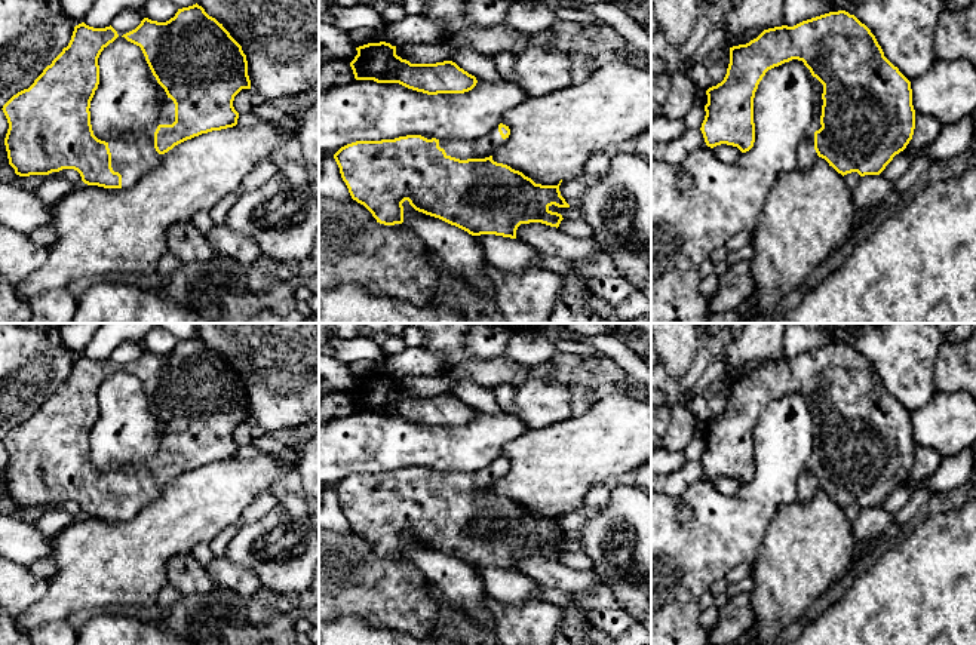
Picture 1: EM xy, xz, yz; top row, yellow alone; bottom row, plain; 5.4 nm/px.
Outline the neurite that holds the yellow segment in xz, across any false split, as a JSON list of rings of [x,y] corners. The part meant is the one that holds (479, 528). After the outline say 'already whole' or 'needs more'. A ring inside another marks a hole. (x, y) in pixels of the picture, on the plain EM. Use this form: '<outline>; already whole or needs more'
[[[500,455],[485,469],[469,473],[436,472],[421,467],[406,467],[381,473],[356,473],[341,479],[334,486],[334,491],[352,531],[363,537],[377,555],[384,558],[403,555],[402,535],[408,532],[415,543],[439,550],[472,568],[495,566],[516,571],[518,559],[530,555],[541,555],[558,560],[564,550],[561,546],[552,544],[549,540],[552,537],[558,540],[570,540],[559,523],[562,512],[558,517],[535,516],[522,504],[494,494],[492,486],[509,473],[509,467],[509,458]]]; needs more

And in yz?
[[[845,343],[829,344],[794,359],[782,357],[764,362],[746,377],[730,380],[730,396],[721,415],[706,423],[702,466],[708,479],[721,476],[749,483],[755,474],[754,430],[765,405],[792,391],[802,393],[810,402],[814,423],[814,449],[797,477],[798,501],[807,504],[822,489],[843,509],[857,504],[860,509],[880,507],[896,486],[903,483],[915,461],[911,414],[886,388],[871,362]]]; needs more

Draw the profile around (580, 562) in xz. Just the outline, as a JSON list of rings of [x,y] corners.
[[[562,552],[559,559],[562,565],[573,568],[576,571],[584,572],[593,569],[593,562],[584,553],[565,553]]]

